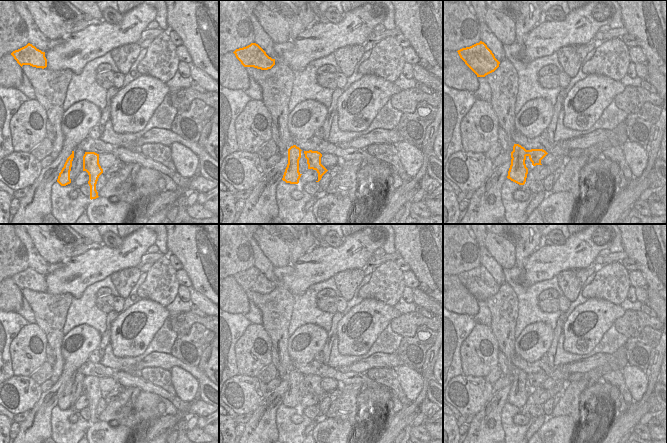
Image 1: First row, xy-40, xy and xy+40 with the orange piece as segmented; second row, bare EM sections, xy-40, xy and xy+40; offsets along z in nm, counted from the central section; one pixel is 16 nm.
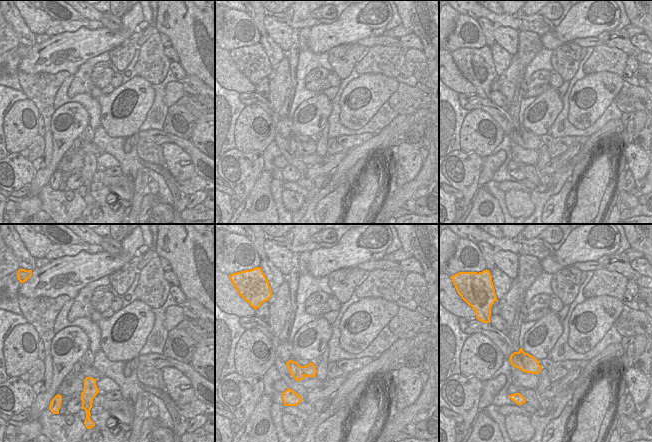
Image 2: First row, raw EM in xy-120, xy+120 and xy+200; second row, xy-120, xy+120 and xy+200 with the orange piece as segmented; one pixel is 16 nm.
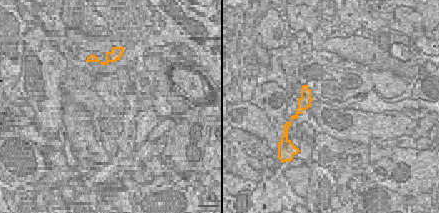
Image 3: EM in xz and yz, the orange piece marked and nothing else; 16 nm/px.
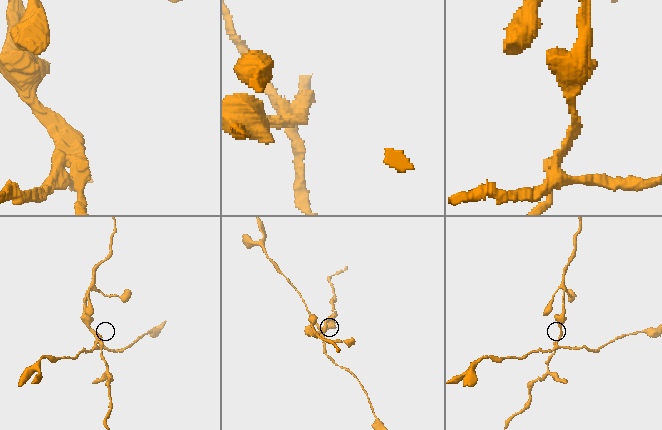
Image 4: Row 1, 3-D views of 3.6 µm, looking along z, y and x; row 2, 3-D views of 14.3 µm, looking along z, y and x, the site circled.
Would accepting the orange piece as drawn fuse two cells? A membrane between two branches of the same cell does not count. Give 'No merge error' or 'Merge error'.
Merge error

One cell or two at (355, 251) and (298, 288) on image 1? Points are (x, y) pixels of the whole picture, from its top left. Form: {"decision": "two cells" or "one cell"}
{"decision": "one cell"}

